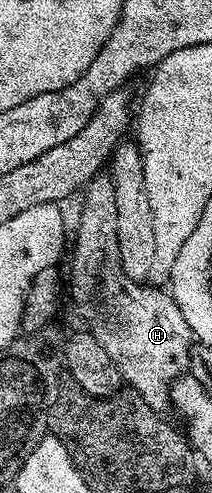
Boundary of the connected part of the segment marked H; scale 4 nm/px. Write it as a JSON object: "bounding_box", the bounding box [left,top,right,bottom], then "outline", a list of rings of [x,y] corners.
{"bounding_box":[70,172,194,412],"outline":[[[101,172],[88,183],[84,194],[84,207],[80,210],[80,223],[76,226],[76,247],[70,255],[76,260],[75,296],[83,314],[107,347],[108,353],[115,355],[119,363],[120,377],[127,385],[140,394],[146,404],[157,412],[164,412],[170,406],[170,391],[175,379],[189,369],[194,353],[194,335],[186,316],[178,308],[167,289],[136,282],[124,274],[122,260],[118,252],[118,204],[114,196],[114,184],[107,173]]]}

